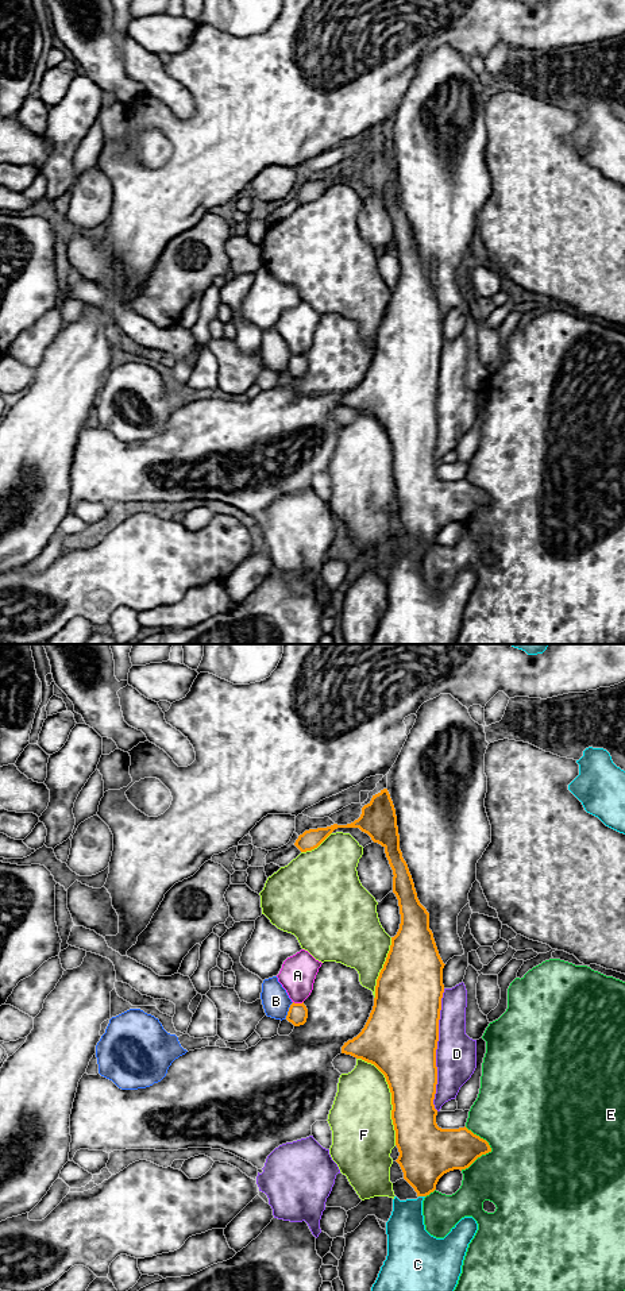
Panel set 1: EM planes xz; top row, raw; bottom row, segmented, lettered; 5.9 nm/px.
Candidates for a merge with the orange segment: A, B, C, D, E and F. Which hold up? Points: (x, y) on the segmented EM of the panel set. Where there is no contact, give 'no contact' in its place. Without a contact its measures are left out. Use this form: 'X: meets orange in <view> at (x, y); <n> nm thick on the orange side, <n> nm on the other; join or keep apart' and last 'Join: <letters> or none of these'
A: meets orange in xz at (299, 1004); 120 nm thick on the orange side, 220 nm on the other; keep apart
B: meets orange in xz at (289, 1010); 120 nm thick on the orange side, 160 nm on the other; keep apart
C: meets orange in xz at (421, 1195); 320 nm thick on the orange side, 240 nm on the other; keep apart
D: meets orange in xz at (436, 1048); 440 nm thick on the orange side, 240 nm on the other; keep apart
E: meets orange in xz at (489, 1151); 260 nm thick on the orange side, 480 nm on the other; keep apart
F: meets orange in xz at (392, 1097); 340 nm thick on the orange side, 360 nm on the other; keep apart
Join: none of these

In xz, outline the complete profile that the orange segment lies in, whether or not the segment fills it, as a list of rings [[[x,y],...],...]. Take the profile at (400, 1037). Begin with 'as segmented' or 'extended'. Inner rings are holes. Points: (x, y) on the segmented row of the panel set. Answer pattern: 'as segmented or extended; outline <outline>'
as segmented; outline [[[387,789],[373,795],[354,822],[305,831],[294,845],[301,852],[312,851],[337,828],[359,828],[385,848],[401,914],[400,929],[391,937],[377,979],[370,1017],[362,1032],[344,1043],[342,1053],[371,1063],[385,1075],[400,1152],[396,1161],[417,1196],[427,1196],[444,1174],[468,1168],[491,1148],[466,1126],[441,1129],[436,1124],[436,1049],[445,964],[429,929],[429,913],[417,898],[400,849],[397,816]]]

